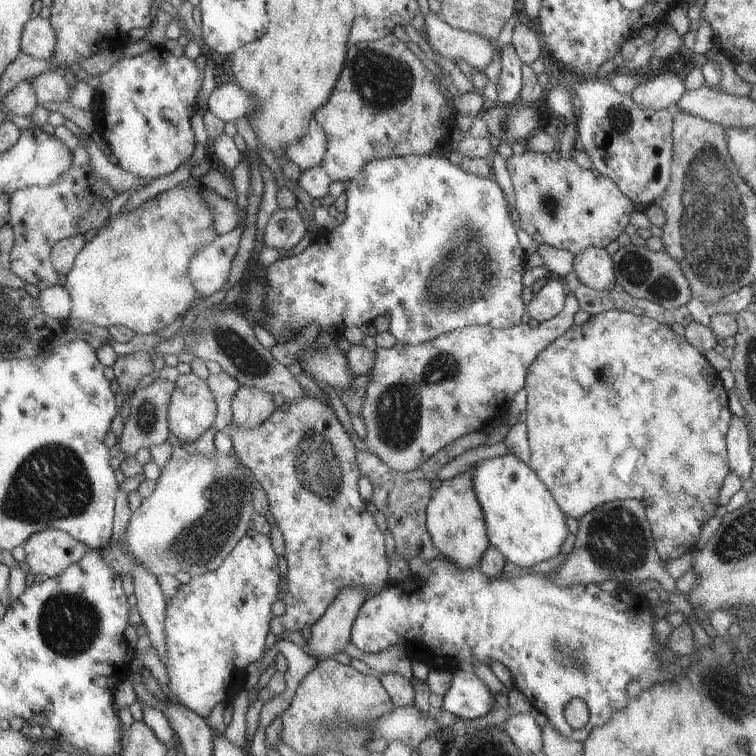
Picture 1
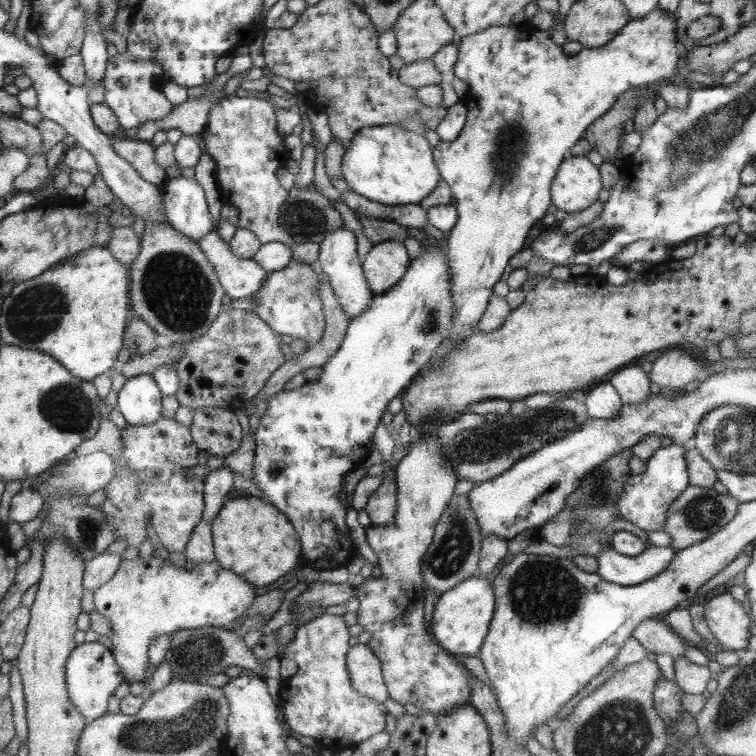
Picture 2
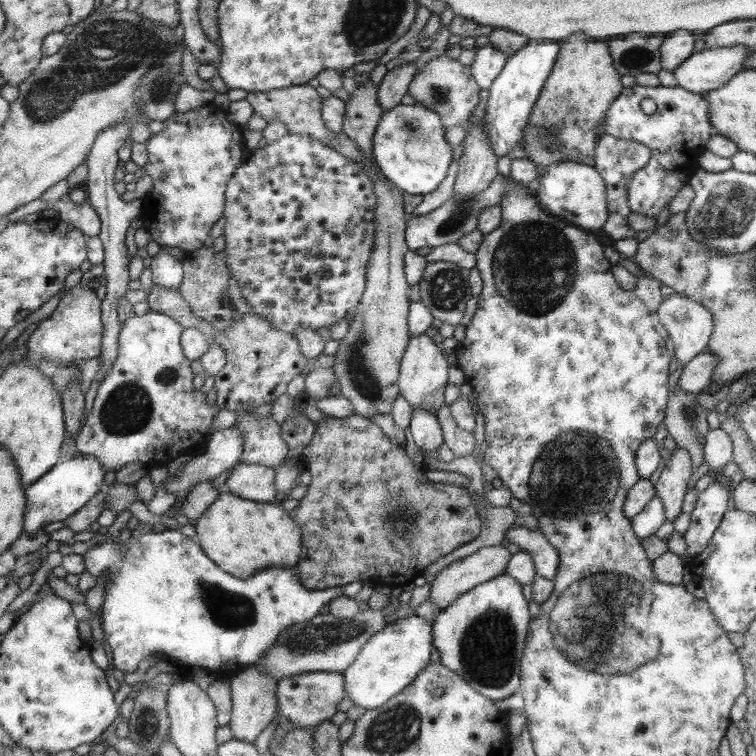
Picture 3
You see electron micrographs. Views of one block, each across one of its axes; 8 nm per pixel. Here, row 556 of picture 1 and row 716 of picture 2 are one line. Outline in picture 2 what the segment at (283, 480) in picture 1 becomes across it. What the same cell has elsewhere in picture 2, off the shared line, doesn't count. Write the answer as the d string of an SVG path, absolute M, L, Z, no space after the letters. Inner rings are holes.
M326 613L302 626L297 626L294 640L283 648L283 656L298 664L297 673L283 679L279 690L285 720L294 732L314 738L322 748L330 749L334 754L345 748L355 748L357 744L368 740L371 736L384 732L388 718L386 706L368 696L362 696L356 688L353 688L350 672L346 670L346 654L349 654L351 649L348 642L350 634L344 620L339 615Z

